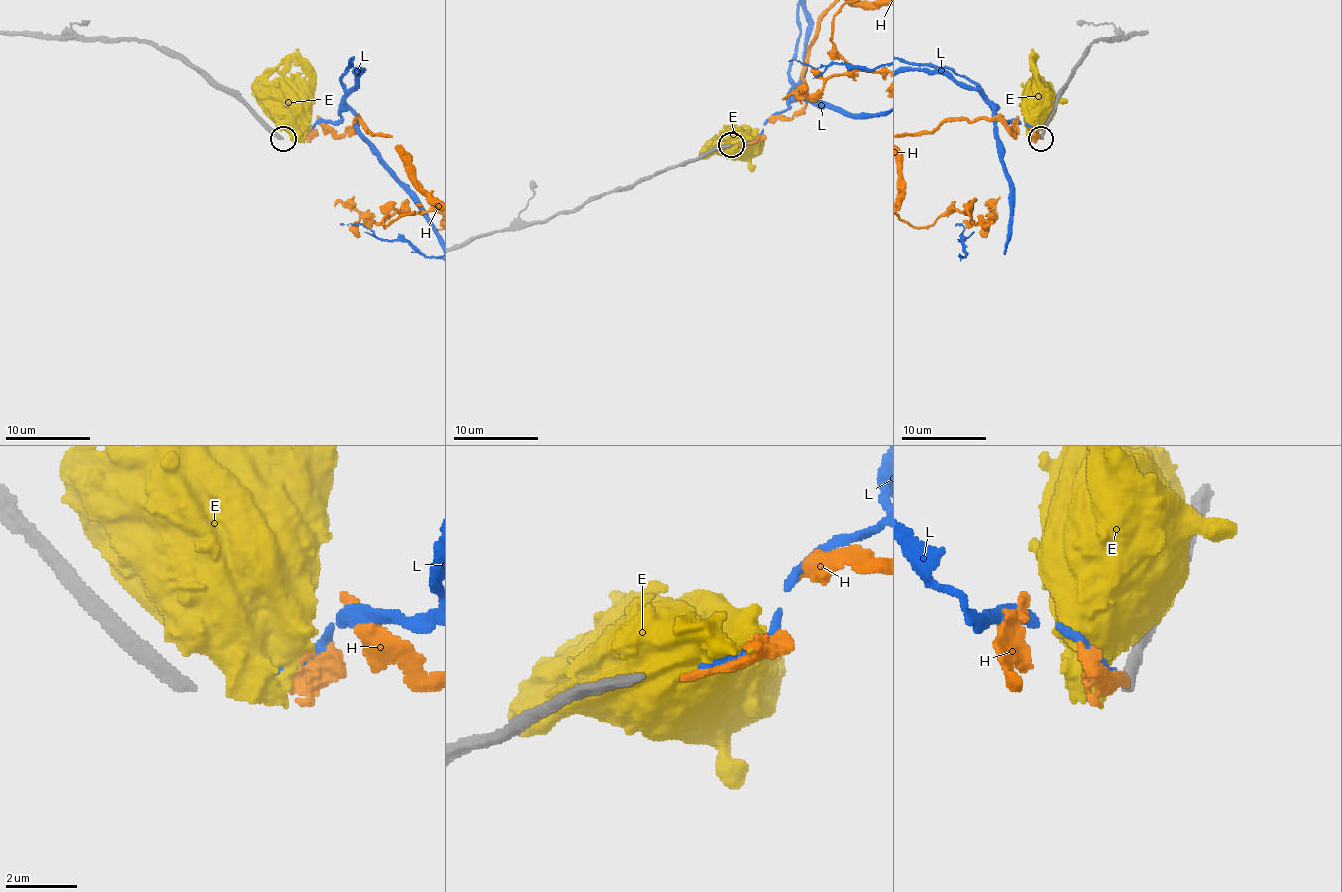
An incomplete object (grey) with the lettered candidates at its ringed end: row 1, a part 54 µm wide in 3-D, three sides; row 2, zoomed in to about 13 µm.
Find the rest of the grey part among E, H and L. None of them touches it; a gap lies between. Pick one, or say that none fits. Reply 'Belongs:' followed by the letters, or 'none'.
Belongs: none

